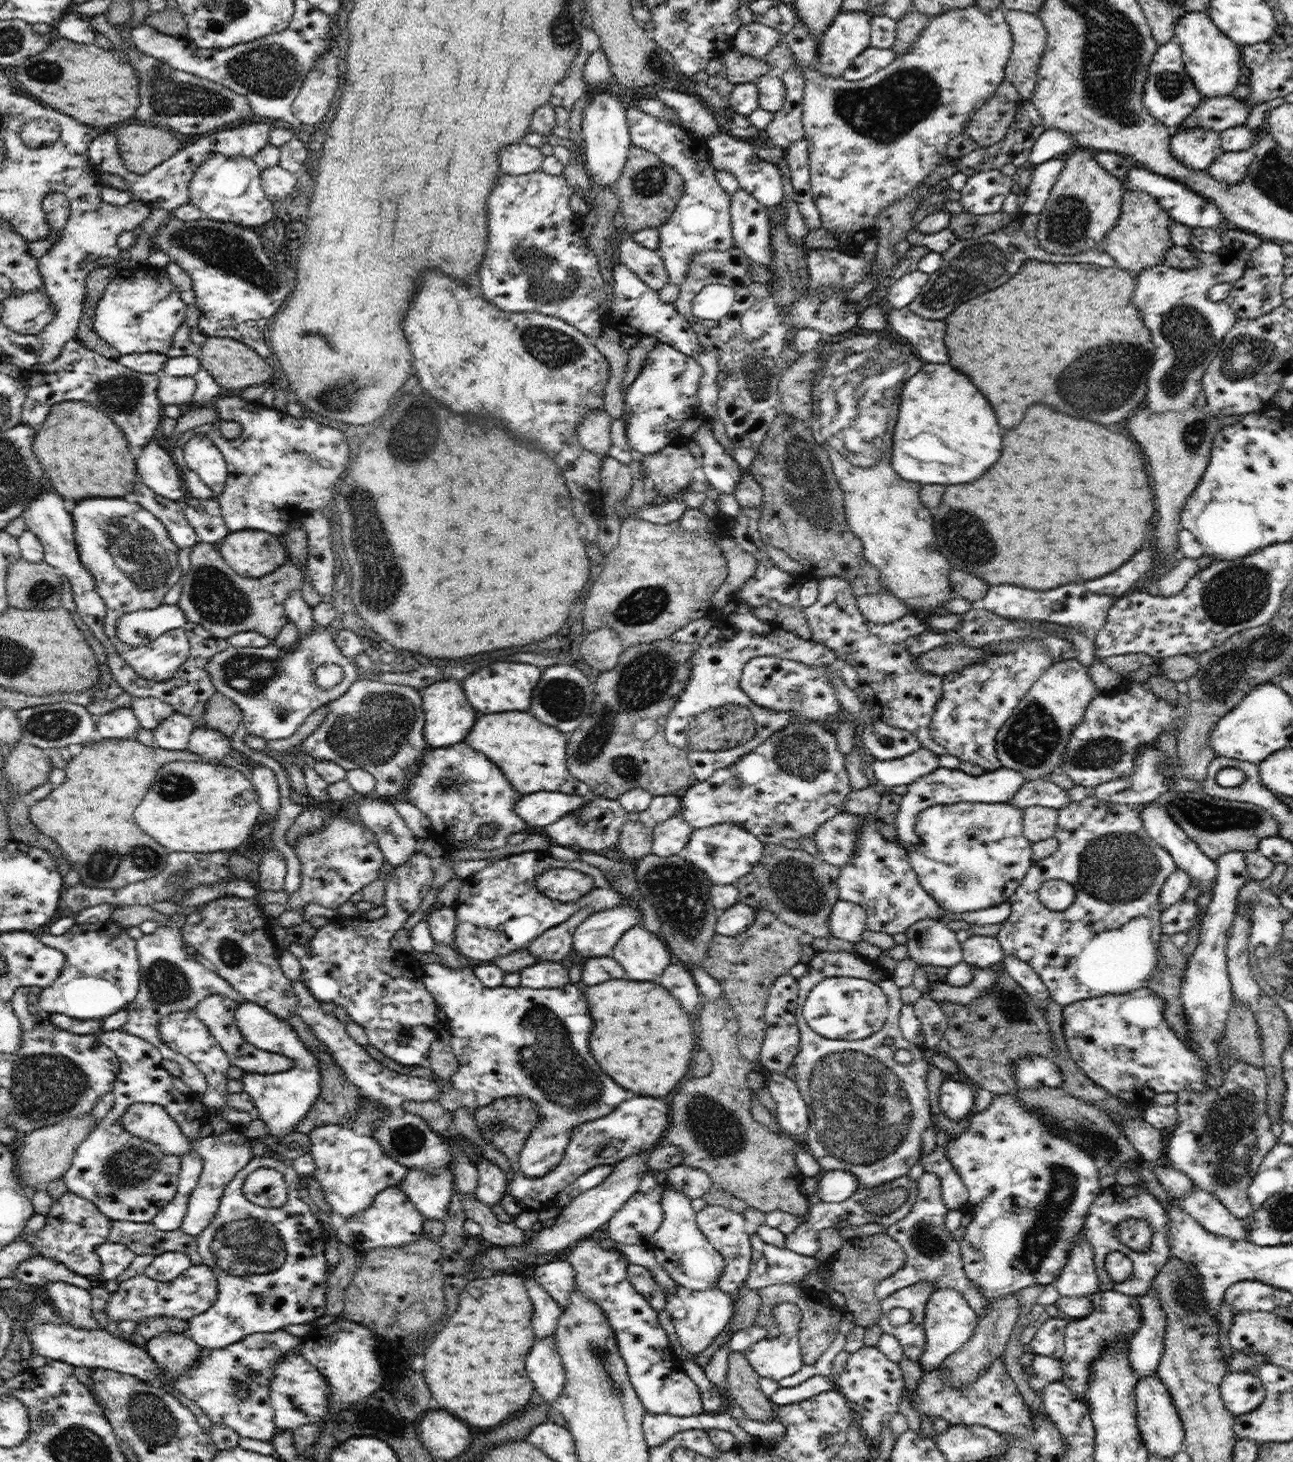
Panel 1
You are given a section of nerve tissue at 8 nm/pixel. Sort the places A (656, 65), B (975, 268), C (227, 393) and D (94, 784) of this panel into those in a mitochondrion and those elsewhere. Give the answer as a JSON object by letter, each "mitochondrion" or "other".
{"A":"mitochondrion","B":"mitochondrion","C":"other","D":"other"}

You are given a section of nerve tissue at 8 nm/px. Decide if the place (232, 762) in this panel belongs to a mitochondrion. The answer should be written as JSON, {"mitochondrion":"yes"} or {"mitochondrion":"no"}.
{"mitochondrion":"no"}

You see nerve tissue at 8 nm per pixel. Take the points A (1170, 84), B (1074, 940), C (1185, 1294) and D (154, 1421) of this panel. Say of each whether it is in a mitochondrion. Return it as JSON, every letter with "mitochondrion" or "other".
{"A":"mitochondrion","B":"other","C":"mitochondrion","D":"mitochondrion"}

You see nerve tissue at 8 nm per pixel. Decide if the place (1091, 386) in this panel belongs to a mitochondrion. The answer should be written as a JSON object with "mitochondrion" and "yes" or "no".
{"mitochondrion":"yes"}

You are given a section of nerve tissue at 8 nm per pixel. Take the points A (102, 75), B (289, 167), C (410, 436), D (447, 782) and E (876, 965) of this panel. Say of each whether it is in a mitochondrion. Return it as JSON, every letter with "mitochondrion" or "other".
{"A":"other","B":"other","C":"mitochondrion","D":"mitochondrion","E":"other"}

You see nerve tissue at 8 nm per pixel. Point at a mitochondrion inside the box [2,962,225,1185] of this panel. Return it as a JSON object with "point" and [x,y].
{"point":[43,1087]}

